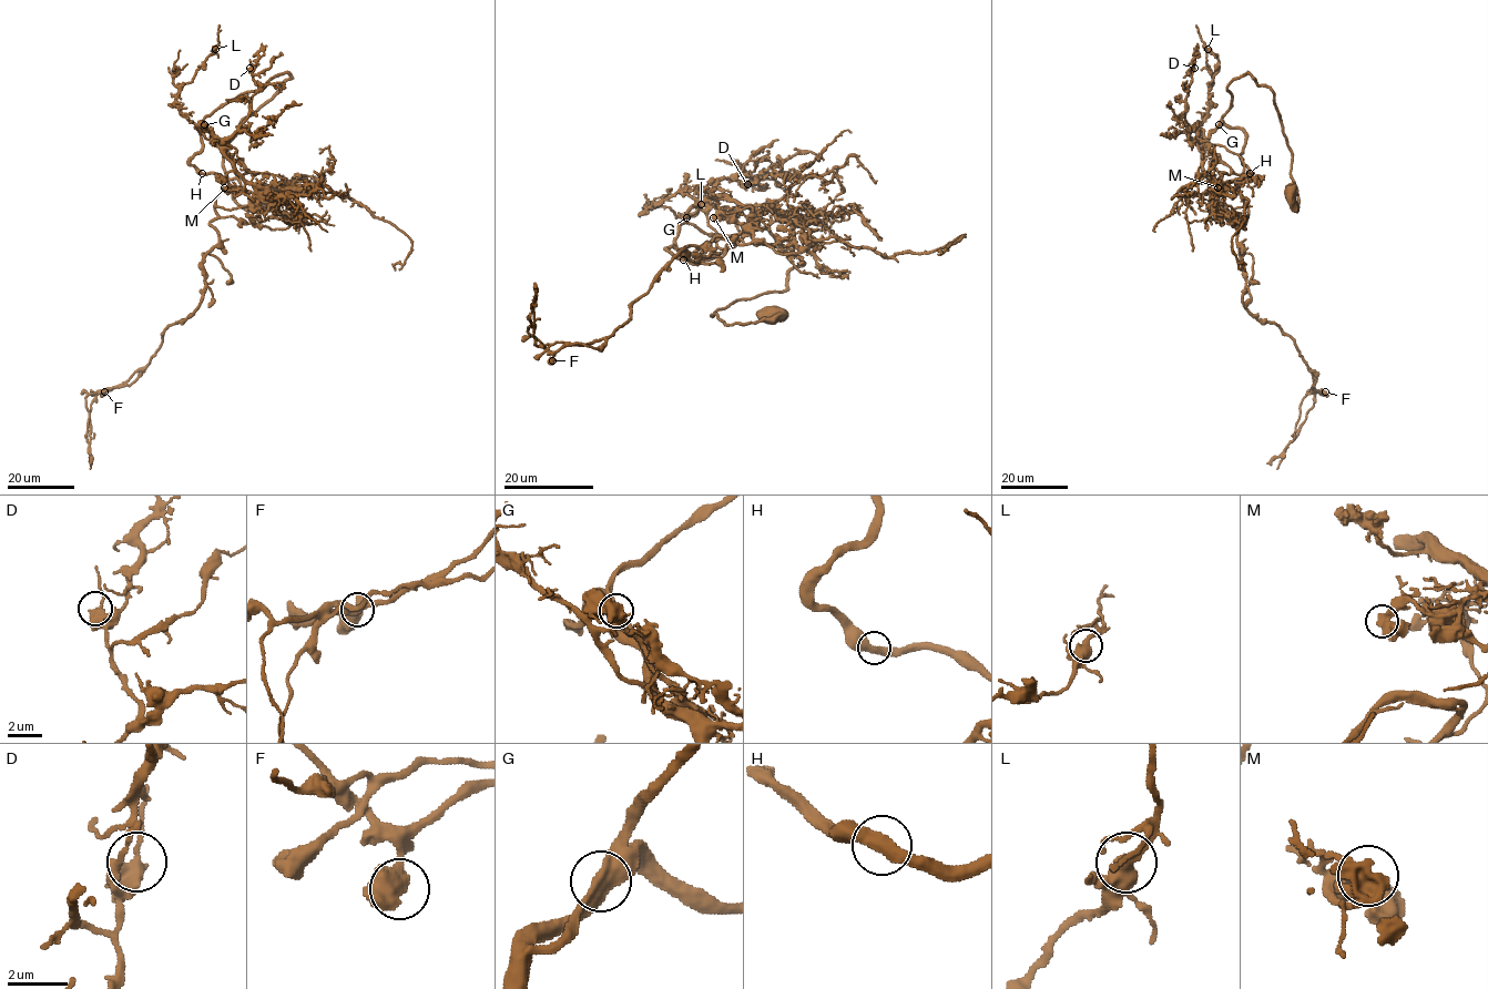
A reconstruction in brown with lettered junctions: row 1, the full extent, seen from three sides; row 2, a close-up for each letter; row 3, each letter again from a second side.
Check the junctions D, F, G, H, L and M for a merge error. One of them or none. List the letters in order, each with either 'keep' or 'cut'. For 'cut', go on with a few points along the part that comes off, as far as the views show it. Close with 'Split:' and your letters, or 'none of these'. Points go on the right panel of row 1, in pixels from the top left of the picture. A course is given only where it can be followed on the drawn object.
D: keep
F: keep
G: keep
H: keep
L: keep
M: keep
Split: none of these

